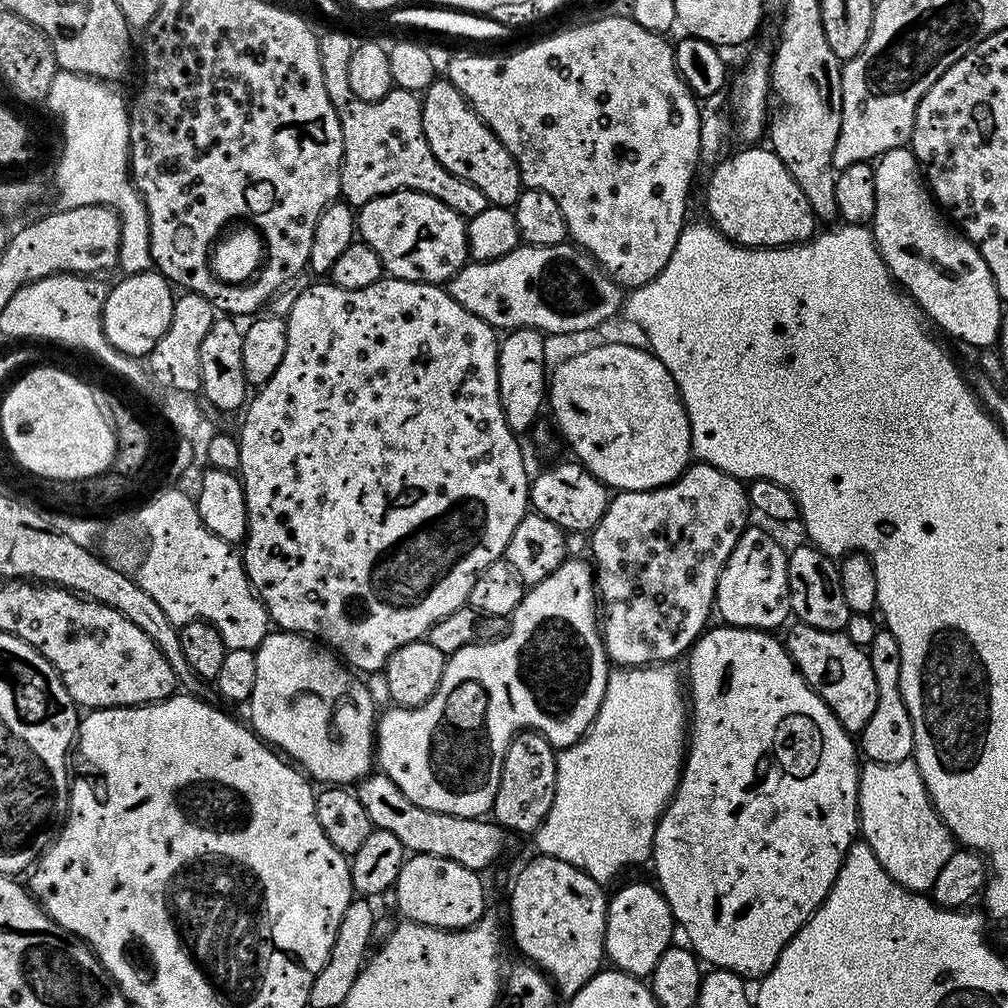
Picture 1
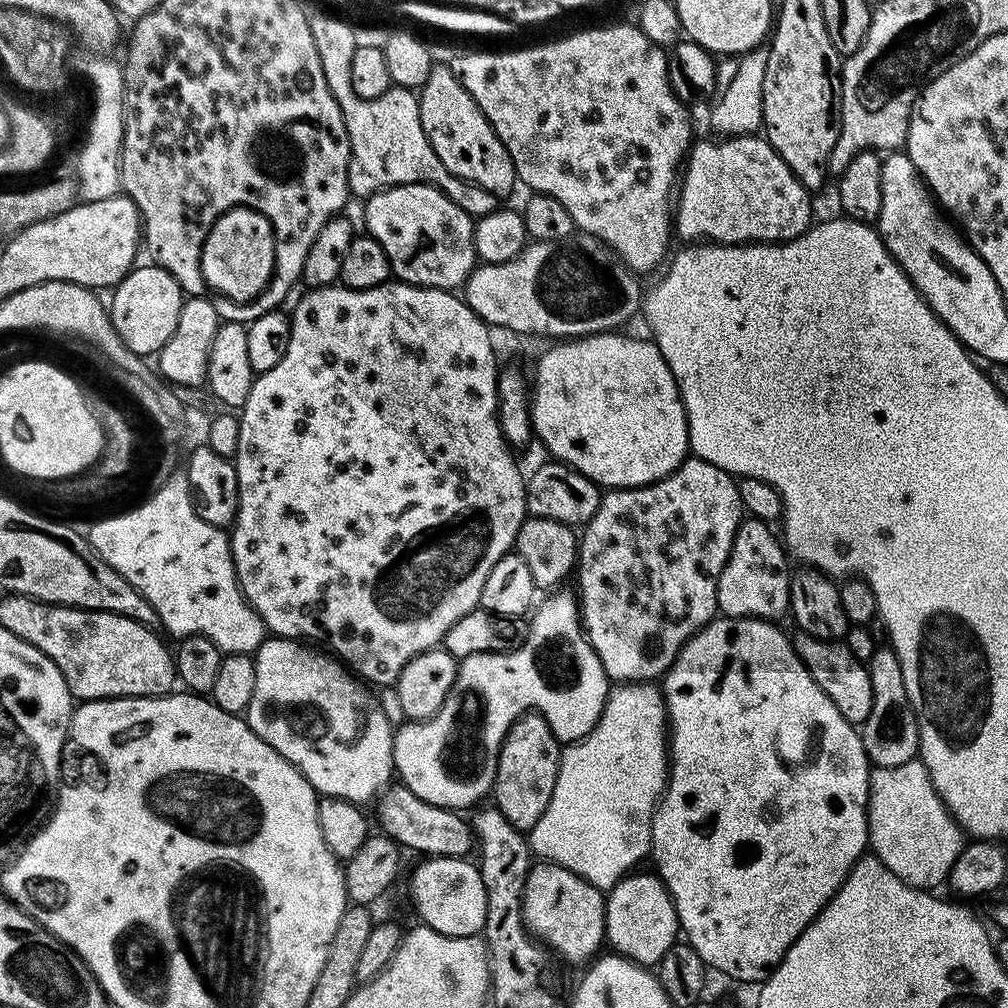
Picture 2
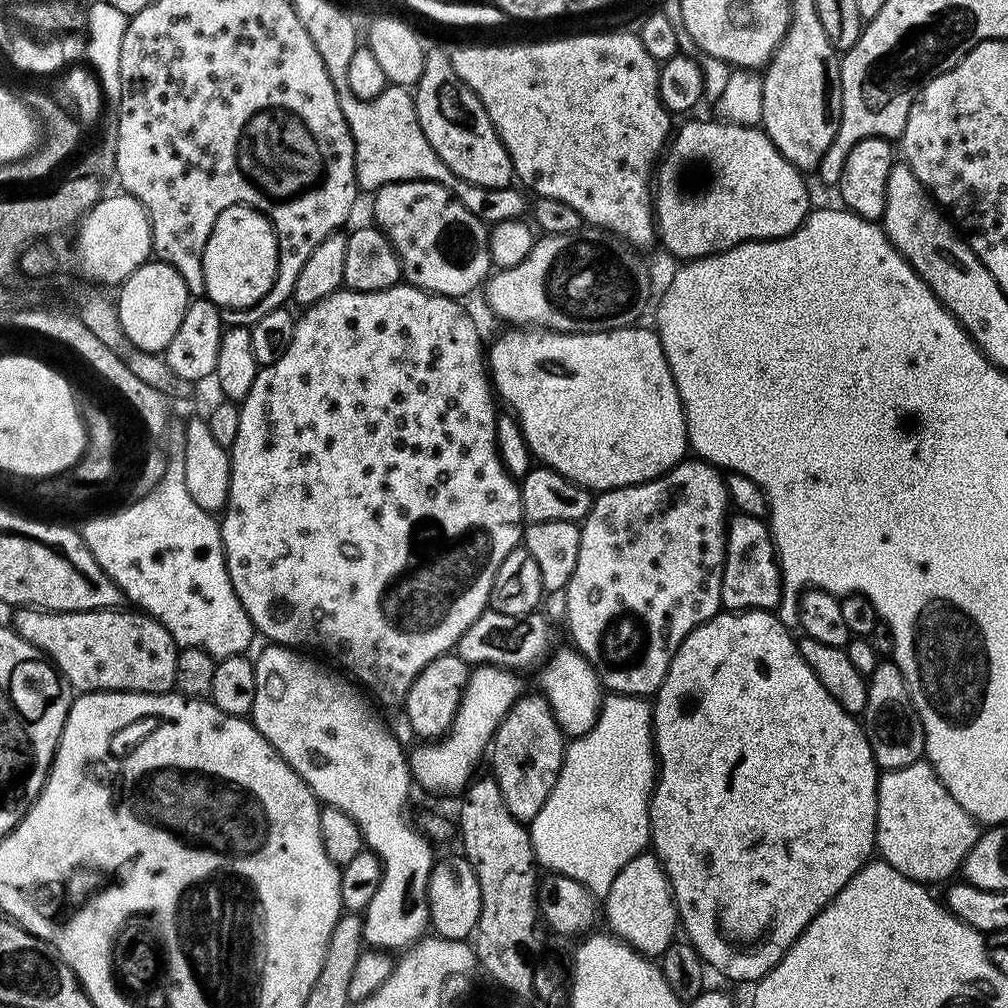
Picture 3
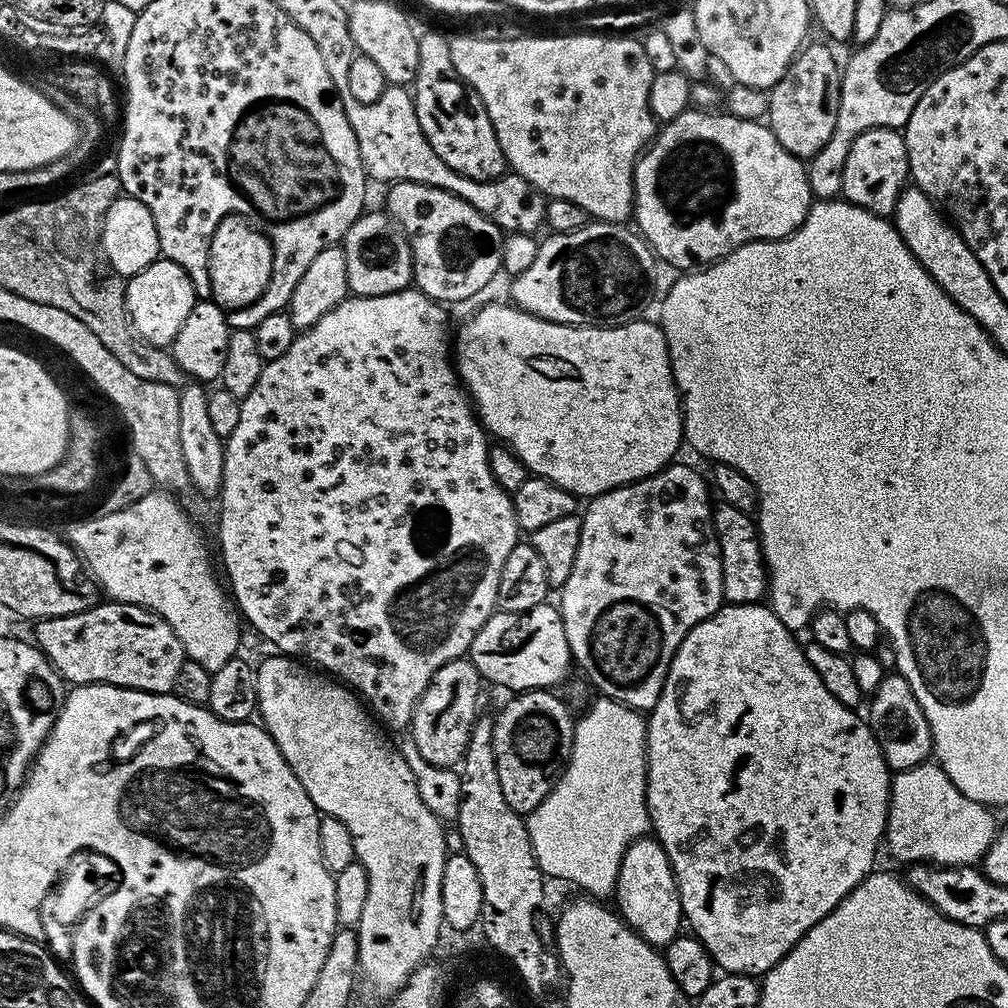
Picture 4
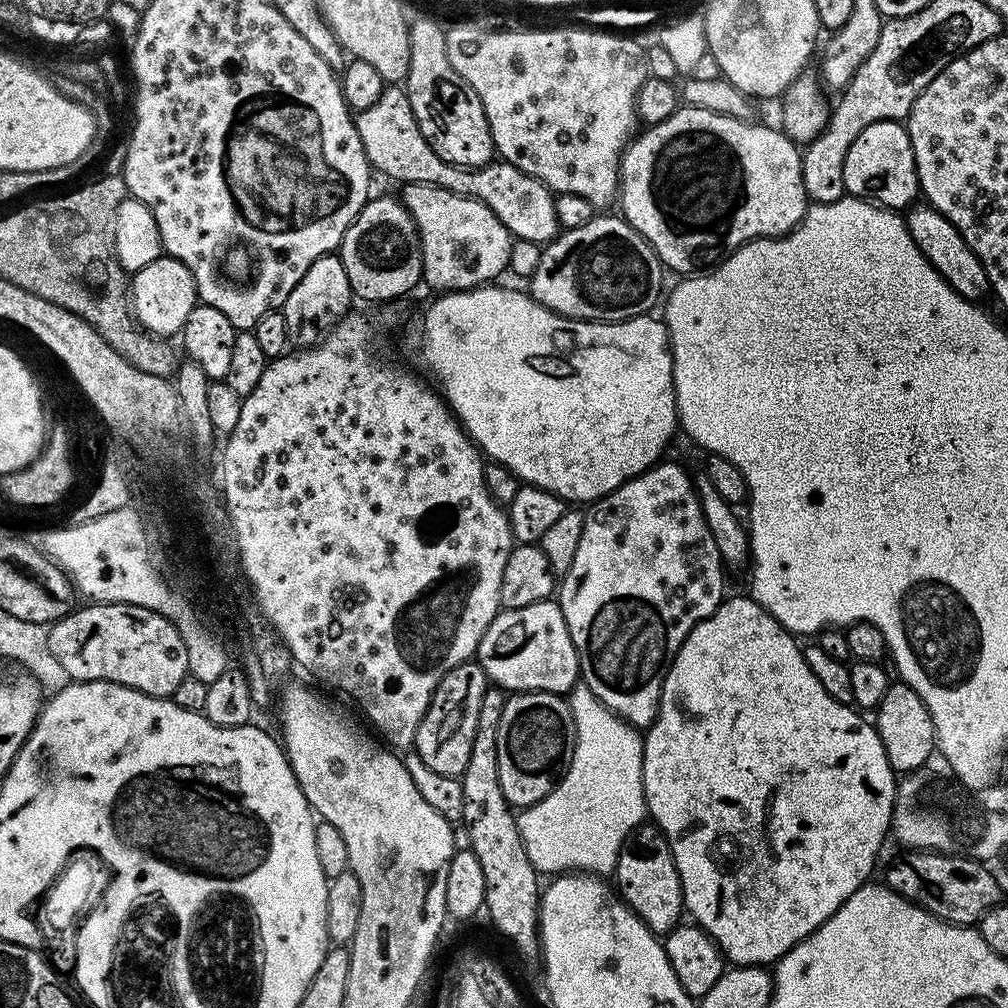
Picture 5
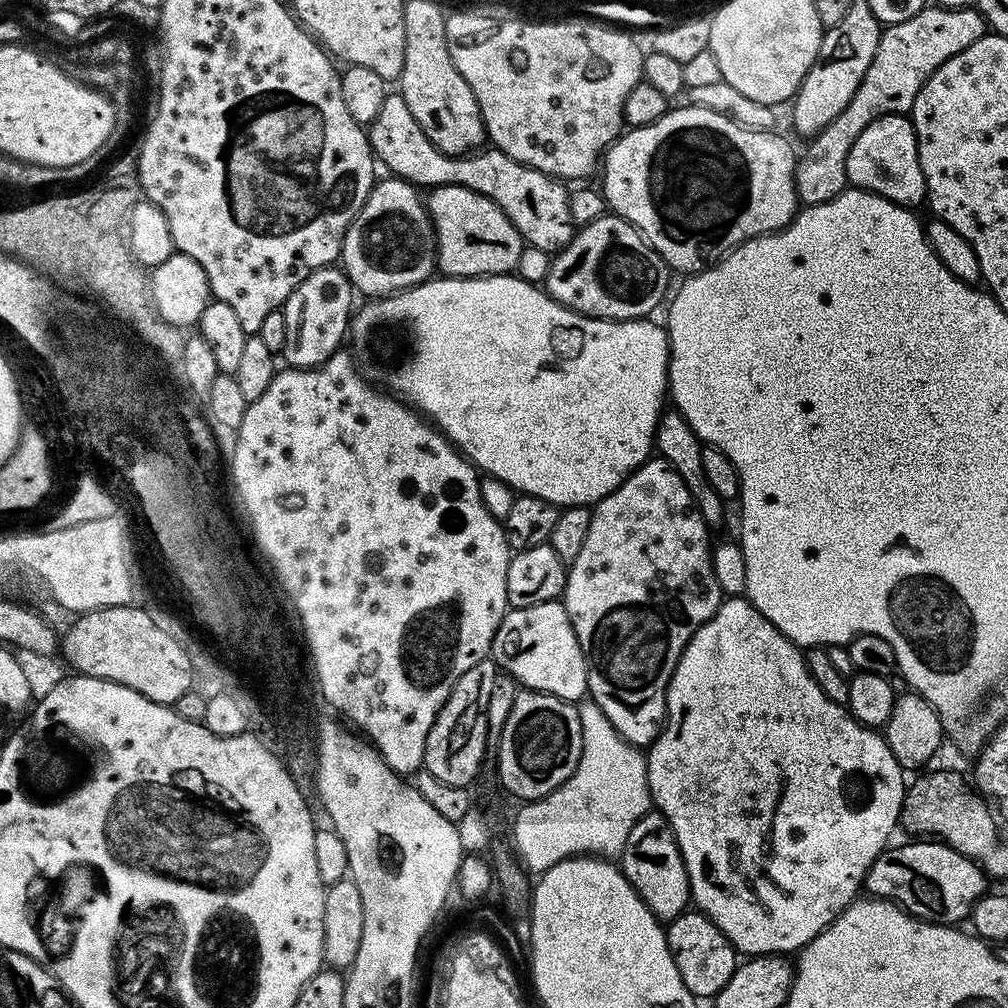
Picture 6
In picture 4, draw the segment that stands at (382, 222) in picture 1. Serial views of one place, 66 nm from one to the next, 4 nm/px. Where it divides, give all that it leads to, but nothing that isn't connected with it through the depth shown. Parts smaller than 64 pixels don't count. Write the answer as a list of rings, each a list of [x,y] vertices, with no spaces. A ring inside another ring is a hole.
[[[405,180],[391,185],[387,191],[386,211],[408,239],[412,251],[412,279],[422,294],[426,294],[431,300],[439,300],[445,306],[453,306],[452,304],[460,304],[463,300],[478,295],[496,275],[501,275],[500,263],[505,233],[494,222],[490,222],[490,218],[478,214],[478,210],[474,210],[470,202],[441,188]]]

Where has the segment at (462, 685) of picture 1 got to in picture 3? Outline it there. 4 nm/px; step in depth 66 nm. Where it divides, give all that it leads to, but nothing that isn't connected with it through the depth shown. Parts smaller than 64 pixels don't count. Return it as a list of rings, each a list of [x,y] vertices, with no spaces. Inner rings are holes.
[[[557,647],[543,661],[539,669],[539,672],[541,671],[539,691],[552,708],[552,713],[560,723],[560,729],[563,730],[565,737],[575,738],[585,736],[596,724],[602,703],[602,695],[600,696],[602,685],[587,658],[576,651],[575,647],[567,647],[560,649]],[[491,666],[471,669],[456,717],[448,731],[435,742],[424,742],[410,752],[410,771],[413,781],[432,792],[463,793],[477,775],[480,759],[485,759],[492,743],[492,735],[502,718],[516,705],[522,695],[520,680],[515,671]]]

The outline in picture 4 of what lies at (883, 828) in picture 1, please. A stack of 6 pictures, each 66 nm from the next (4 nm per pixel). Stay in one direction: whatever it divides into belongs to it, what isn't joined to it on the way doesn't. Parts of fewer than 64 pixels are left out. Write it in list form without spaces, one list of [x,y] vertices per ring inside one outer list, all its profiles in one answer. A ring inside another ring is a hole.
[[[919,764],[892,776],[892,789],[888,795],[886,848],[904,866],[935,864],[946,868],[963,868],[979,865],[998,831],[998,820],[992,817],[992,812],[989,805],[966,798],[966,794],[950,782],[946,770],[942,770],[939,764]]]

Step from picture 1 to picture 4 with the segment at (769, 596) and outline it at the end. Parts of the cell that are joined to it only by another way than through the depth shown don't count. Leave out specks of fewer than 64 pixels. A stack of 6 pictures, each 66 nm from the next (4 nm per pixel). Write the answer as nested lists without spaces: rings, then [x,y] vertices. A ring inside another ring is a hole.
[[[720,502],[712,509],[712,525],[720,547],[725,601],[729,605],[761,603],[768,590],[768,568],[764,565],[764,551],[760,545],[757,521],[749,513],[734,510],[734,506]]]

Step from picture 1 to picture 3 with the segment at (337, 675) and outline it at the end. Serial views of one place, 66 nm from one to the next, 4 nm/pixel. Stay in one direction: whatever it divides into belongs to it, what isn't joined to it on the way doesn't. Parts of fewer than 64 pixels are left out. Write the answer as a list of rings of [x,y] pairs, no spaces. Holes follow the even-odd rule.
[[[264,647],[268,648],[262,649],[260,657],[254,660],[256,693],[250,719],[276,753],[308,783],[317,801],[354,818],[367,851],[375,852],[380,860],[382,878],[378,882],[378,894],[370,898],[370,906],[362,916],[365,945],[373,949],[407,950],[430,928],[428,879],[434,865],[433,845],[408,817],[408,791],[414,788],[409,757],[400,749],[391,730],[380,721],[379,714],[368,705],[369,697],[351,679],[335,676],[330,669],[295,648]]]

